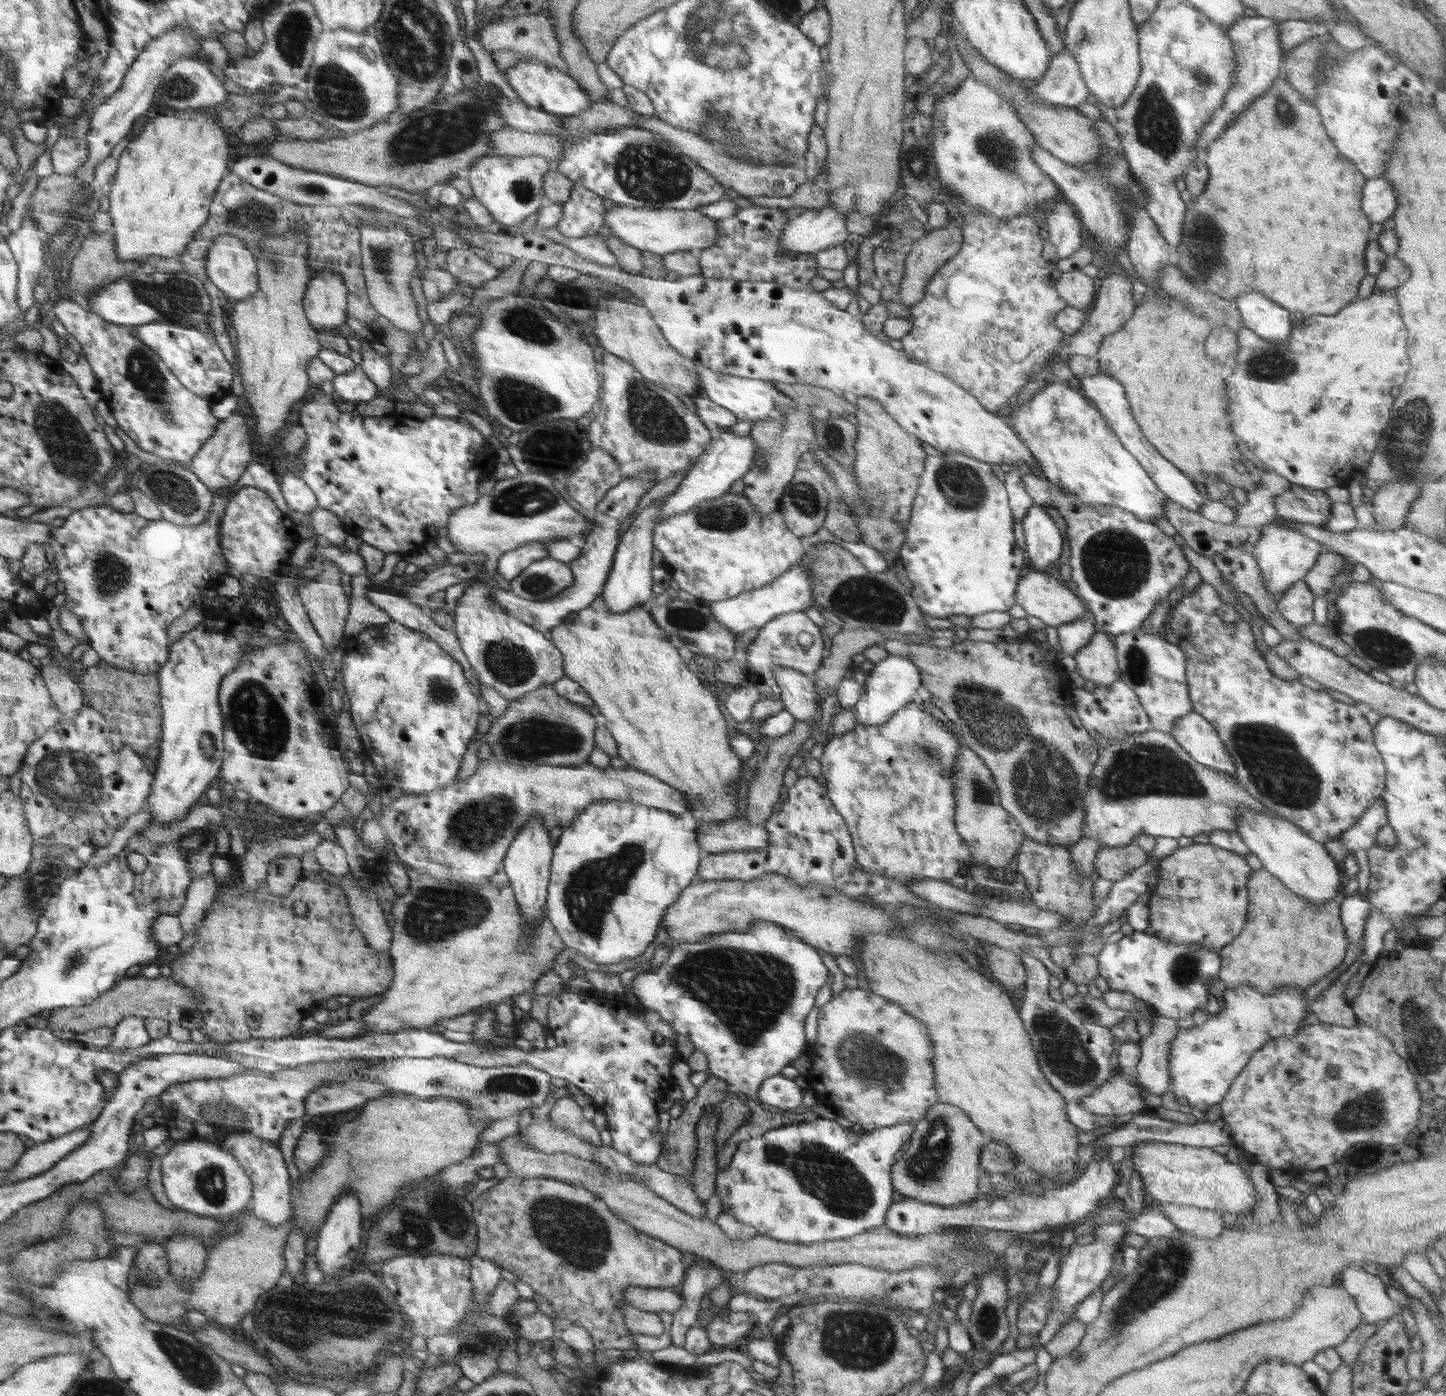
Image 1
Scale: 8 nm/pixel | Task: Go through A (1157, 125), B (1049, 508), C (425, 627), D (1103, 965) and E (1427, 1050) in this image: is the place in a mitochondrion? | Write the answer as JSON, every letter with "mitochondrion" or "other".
{"A":"mitochondrion","B":"other","C":"other","D":"other","E":"mitochondrion"}

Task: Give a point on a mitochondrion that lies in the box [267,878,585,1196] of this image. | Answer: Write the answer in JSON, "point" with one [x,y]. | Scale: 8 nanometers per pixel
{"point":[436,914]}

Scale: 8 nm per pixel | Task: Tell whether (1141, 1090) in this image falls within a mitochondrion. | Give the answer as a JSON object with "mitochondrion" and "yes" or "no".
{"mitochondrion":"no"}

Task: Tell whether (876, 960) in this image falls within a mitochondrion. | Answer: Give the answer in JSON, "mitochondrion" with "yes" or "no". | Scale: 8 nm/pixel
{"mitochondrion":"no"}

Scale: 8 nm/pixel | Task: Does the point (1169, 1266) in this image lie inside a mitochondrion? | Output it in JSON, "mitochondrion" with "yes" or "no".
{"mitochondrion":"yes"}

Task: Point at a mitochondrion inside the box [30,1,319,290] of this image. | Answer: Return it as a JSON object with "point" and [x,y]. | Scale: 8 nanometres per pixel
{"point":[293,33]}

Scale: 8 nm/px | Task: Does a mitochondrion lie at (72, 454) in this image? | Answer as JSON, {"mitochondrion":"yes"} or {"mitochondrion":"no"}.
{"mitochondrion":"yes"}

